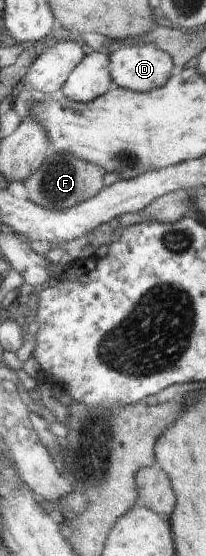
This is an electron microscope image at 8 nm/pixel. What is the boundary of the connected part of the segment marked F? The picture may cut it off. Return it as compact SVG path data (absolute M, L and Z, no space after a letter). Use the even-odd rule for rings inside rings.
M56 153L49 161L43 161L37 171L23 182L29 193L29 199L37 205L42 205L45 209L55 209L55 211L67 211L75 207L78 203L83 203L101 193L104 188L103 176L106 173L101 167L81 161L73 155L61 155Z

